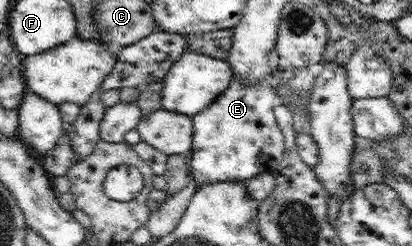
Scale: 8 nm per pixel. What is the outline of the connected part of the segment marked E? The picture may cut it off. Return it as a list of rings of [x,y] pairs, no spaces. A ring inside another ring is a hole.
[[[233,75],[229,88],[204,111],[192,116],[193,146],[189,165],[197,187],[215,181],[244,181],[278,167],[285,150],[285,137],[273,109],[280,101],[271,81],[243,83]]]

